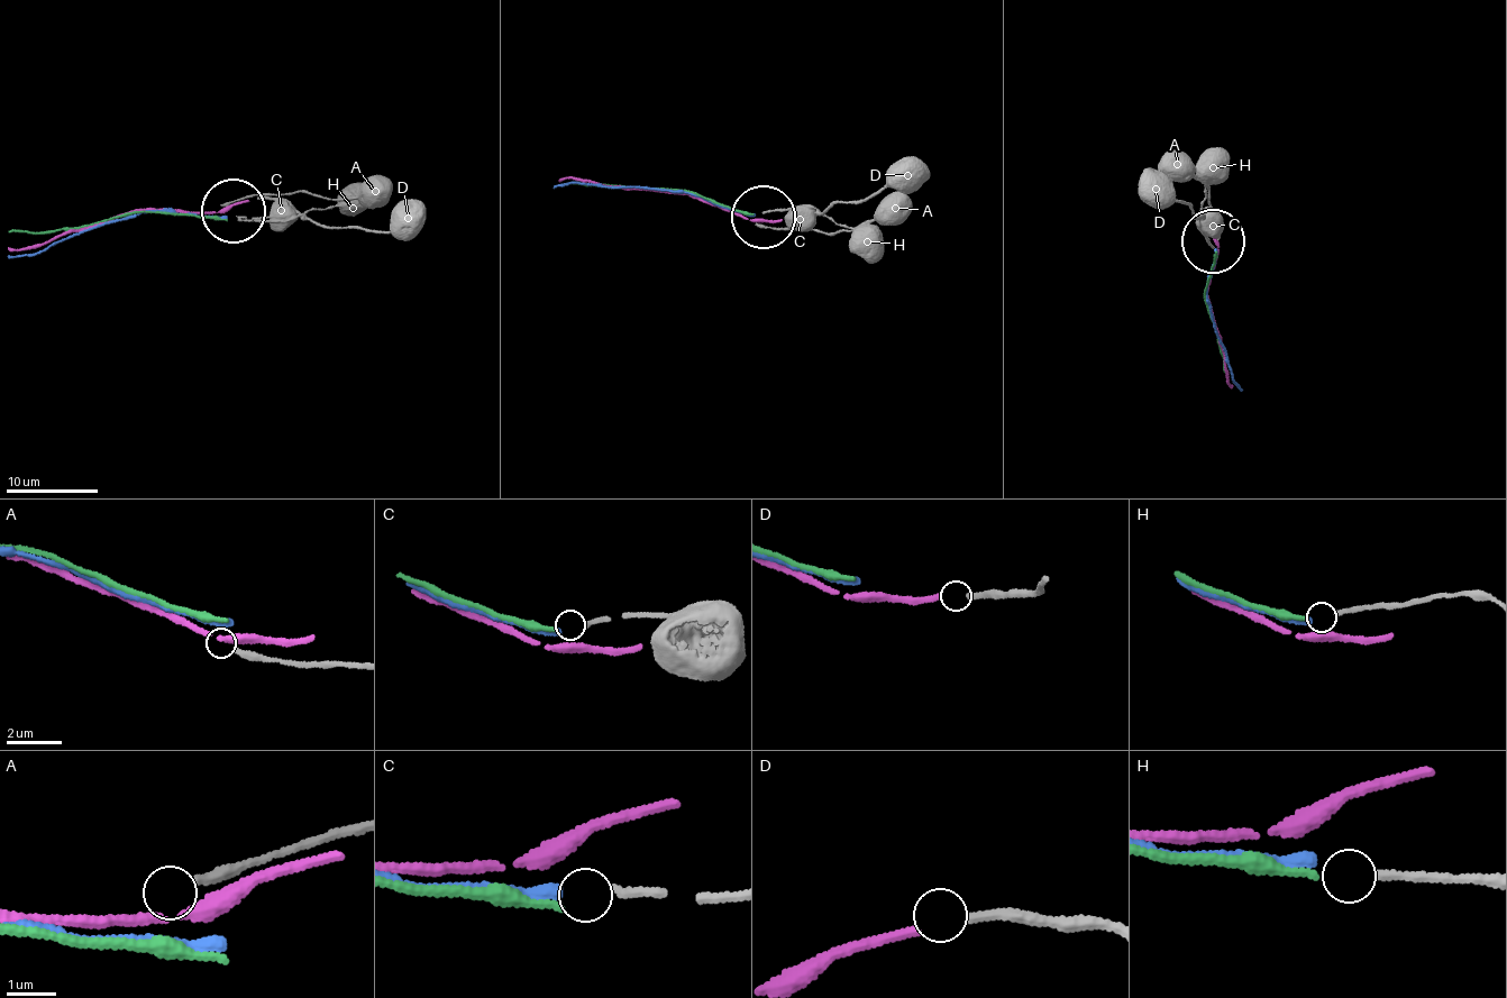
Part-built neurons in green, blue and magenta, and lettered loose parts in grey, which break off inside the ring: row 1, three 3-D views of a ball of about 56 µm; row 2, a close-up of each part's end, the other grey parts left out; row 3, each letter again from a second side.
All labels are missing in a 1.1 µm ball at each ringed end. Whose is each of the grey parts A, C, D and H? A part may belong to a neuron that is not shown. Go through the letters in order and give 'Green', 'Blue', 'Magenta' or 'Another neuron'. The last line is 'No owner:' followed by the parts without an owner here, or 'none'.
A: Another neuron
C: Blue
D: Magenta
H: Green
No owner: A

